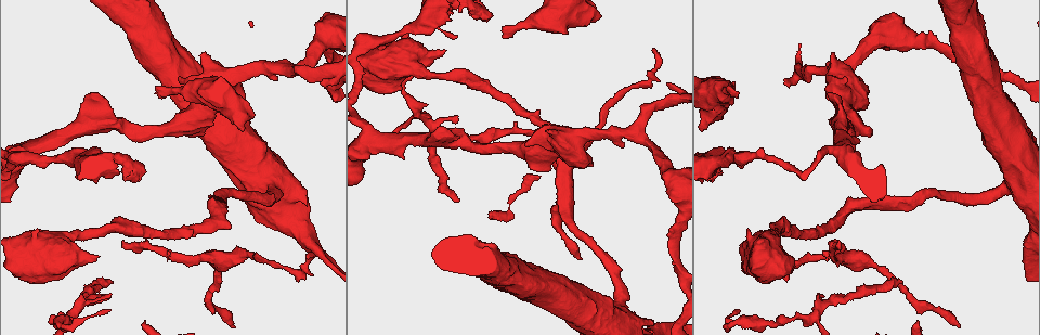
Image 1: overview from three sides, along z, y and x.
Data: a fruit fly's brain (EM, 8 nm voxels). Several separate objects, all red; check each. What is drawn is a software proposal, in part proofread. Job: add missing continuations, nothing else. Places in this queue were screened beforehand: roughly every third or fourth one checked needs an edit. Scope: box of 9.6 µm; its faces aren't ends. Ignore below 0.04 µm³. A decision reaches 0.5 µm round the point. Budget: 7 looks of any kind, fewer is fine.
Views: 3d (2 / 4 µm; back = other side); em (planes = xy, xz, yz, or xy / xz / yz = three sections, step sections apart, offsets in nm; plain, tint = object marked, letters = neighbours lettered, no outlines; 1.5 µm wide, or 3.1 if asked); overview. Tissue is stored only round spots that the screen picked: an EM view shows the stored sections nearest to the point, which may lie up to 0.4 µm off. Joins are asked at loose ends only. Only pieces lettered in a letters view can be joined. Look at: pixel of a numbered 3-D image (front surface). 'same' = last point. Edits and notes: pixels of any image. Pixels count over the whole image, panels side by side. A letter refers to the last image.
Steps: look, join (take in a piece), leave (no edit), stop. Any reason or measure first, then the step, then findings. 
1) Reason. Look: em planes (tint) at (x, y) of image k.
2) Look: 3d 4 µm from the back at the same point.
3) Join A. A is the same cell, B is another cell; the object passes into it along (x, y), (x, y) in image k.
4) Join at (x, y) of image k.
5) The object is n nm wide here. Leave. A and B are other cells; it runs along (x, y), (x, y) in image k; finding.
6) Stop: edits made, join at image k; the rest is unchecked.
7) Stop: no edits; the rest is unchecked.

An open end. Look: 3d 2 µm at (736, 311) of image 1.

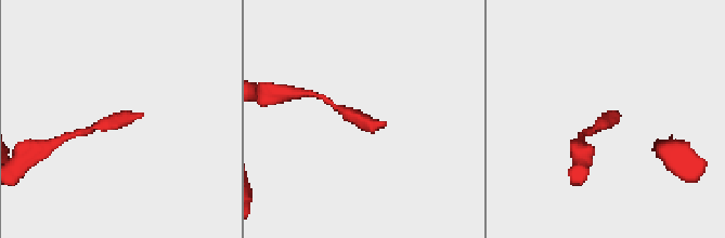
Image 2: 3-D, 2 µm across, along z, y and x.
Now the EM. Look: em planes (letters) at (142, 116) of image 2.

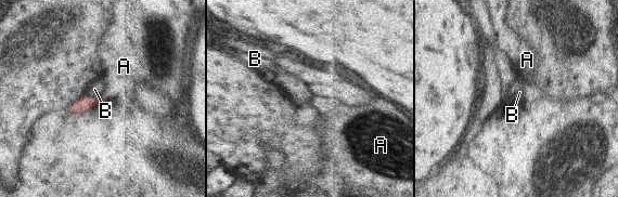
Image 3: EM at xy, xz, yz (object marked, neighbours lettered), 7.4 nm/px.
Leave. A and B are other cells; a border runs along (84, 94), (103, 97) in image 3; none of them fits.

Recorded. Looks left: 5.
Branch stops here. Look: 3d 4 µm at (503, 38) of image 1.

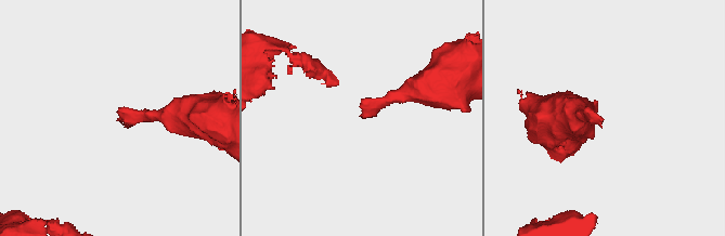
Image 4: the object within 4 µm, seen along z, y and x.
Look: em planes (plain) at (601, 120) of image 4.

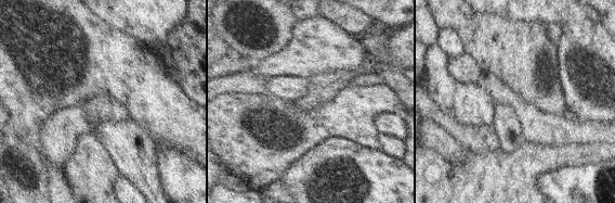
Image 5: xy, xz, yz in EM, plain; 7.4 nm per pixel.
What lies round it. Look: em planes (letters) at the same point.

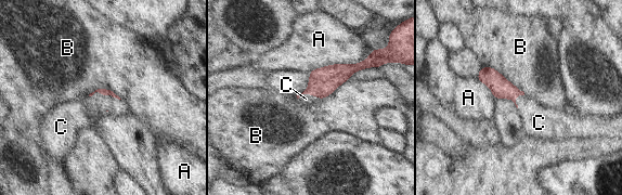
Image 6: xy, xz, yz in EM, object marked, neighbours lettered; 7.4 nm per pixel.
Join C. C is the same cell, A and B are other cells; the object passes into it along (103, 91), (105, 94), (76, 111) in image 6; the neuron continues.

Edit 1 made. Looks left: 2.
Stop: edits made, join at image 6; the rest is unchecked.

